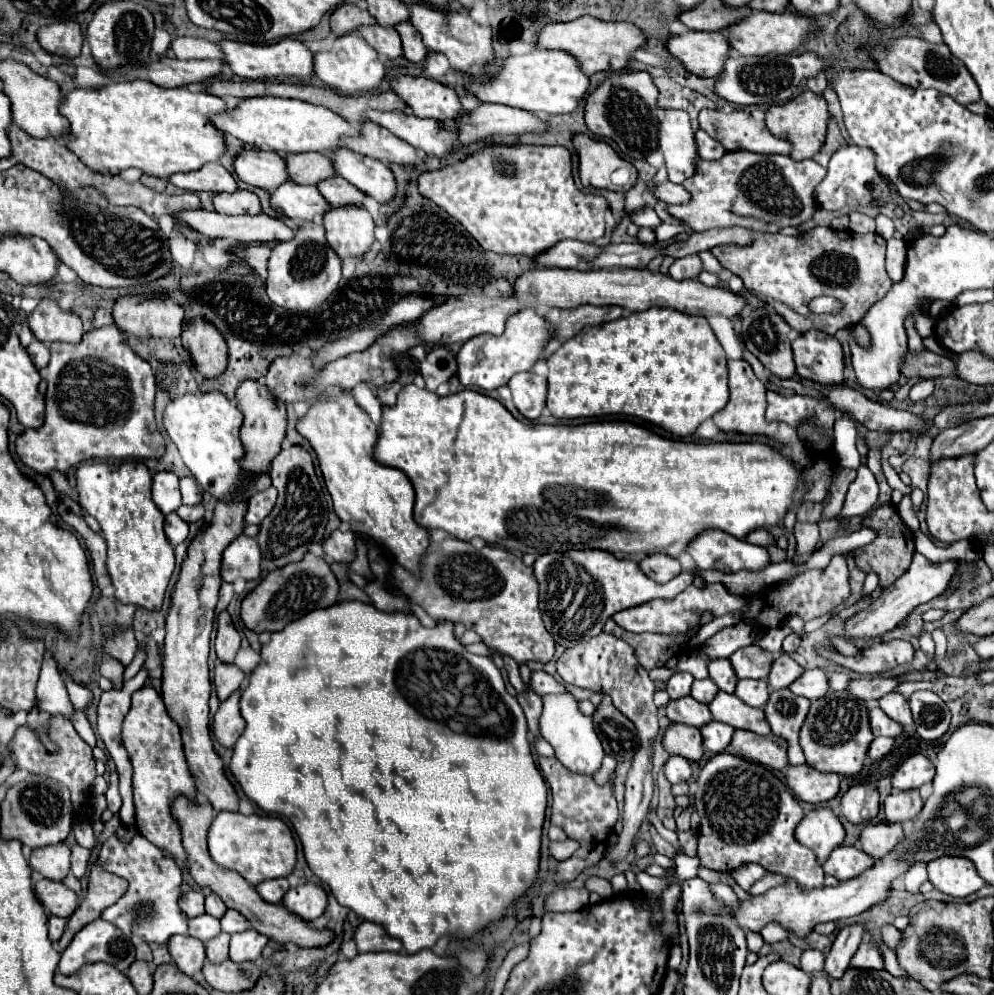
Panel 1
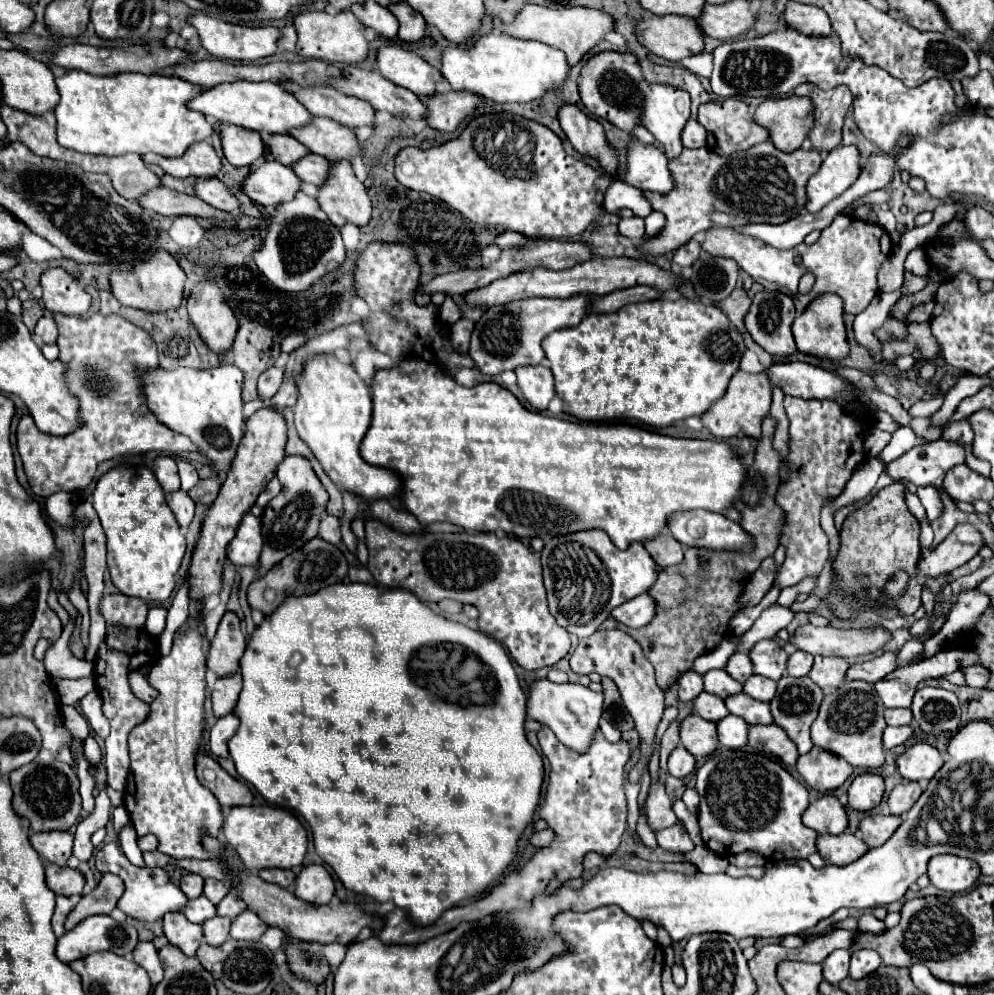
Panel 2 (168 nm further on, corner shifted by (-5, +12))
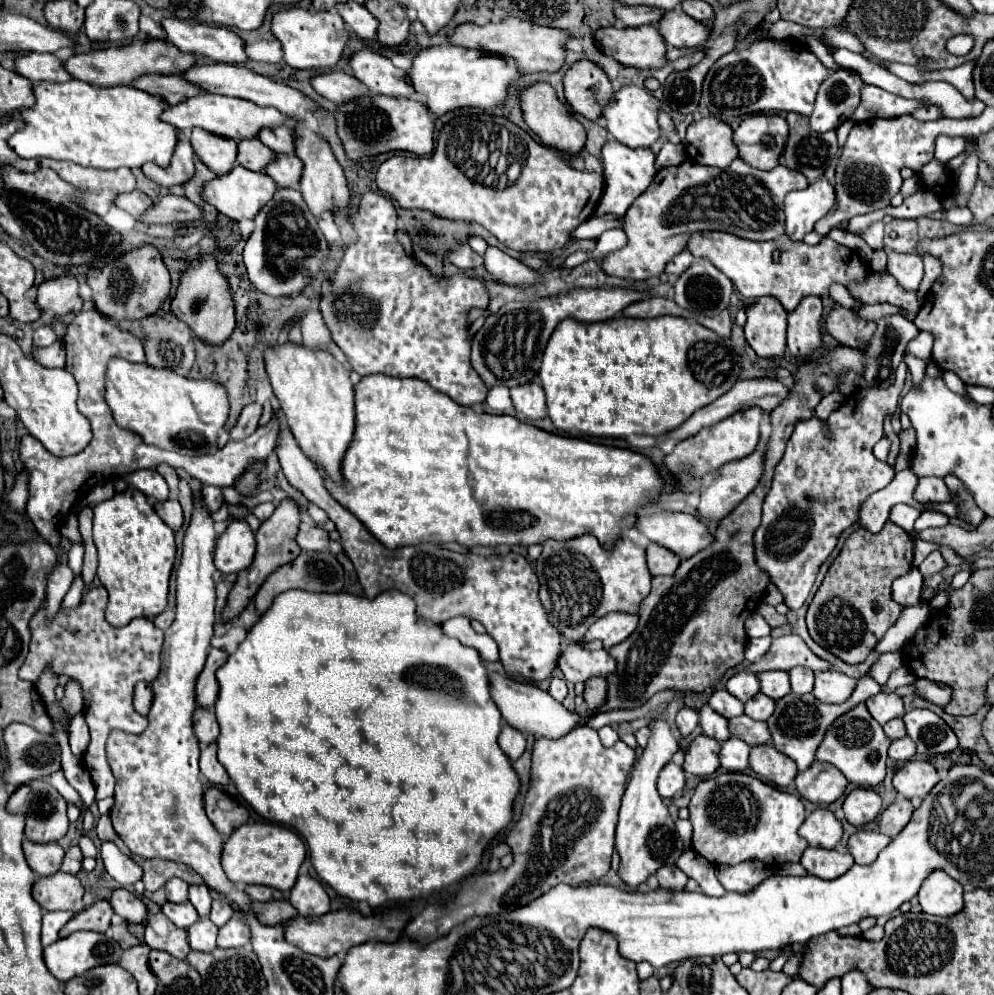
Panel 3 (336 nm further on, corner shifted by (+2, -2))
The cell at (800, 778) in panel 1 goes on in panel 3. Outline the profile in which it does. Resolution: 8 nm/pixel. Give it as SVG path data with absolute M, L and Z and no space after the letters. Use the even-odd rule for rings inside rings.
M815 761L807 771L797 773L795 785L801 797L817 805L829 805L837 801L847 787L845 775L823 761Z

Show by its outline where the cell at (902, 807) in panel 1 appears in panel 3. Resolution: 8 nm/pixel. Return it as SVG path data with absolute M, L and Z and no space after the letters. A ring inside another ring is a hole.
M897 799L895 803L891 803L879 817L879 831L889 835L889 837L895 837L911 819L915 807L911 805L909 799Z

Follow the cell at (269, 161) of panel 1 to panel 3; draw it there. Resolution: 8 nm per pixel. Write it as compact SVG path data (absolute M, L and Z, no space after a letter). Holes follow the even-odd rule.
M193 129L191 145L195 155L215 173L223 175L237 165L237 143L219 135L211 135L209 131Z

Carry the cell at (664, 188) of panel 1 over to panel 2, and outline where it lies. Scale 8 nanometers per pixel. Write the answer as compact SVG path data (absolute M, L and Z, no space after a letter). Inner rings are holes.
M632 139L630 143L626 173L618 173L616 177L644 191L668 193L668 189L674 187L674 177L668 169L668 157L664 157L664 151L654 145L644 145L638 139Z

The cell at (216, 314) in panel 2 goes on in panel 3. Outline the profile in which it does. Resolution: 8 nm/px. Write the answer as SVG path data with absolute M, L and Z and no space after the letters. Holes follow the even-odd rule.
M199 255L187 267L187 271L181 273L179 287L175 291L175 297L171 299L171 311L183 323L187 323L199 339L203 339L209 345L221 345L231 337L235 329L233 295L229 289L229 281L219 271L217 259L213 255Z

